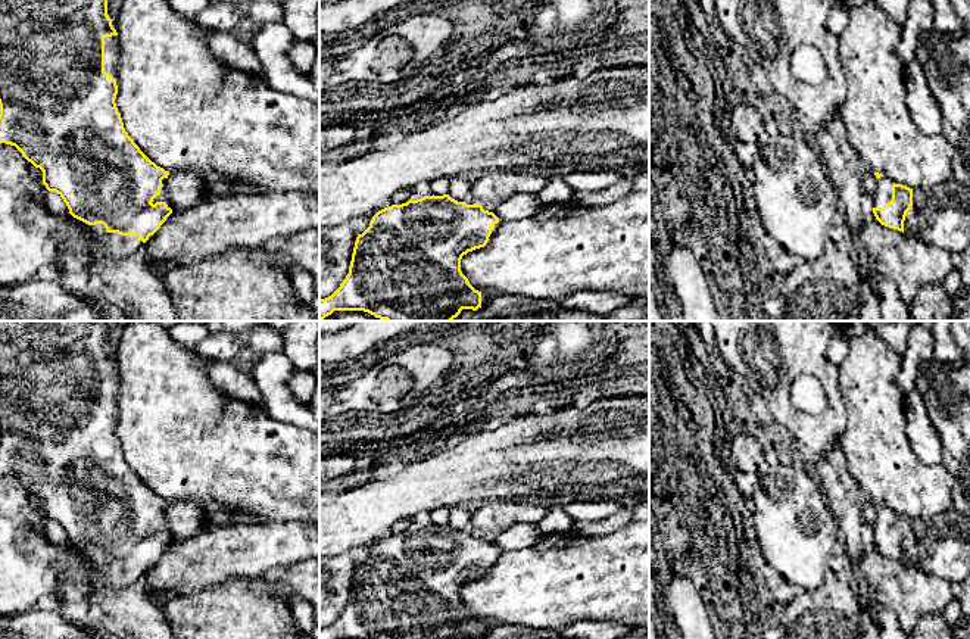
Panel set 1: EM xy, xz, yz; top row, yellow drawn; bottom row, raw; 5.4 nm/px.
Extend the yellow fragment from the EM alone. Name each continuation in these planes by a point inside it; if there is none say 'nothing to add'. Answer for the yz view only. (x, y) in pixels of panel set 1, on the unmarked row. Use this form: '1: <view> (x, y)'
1: yz (941, 545)

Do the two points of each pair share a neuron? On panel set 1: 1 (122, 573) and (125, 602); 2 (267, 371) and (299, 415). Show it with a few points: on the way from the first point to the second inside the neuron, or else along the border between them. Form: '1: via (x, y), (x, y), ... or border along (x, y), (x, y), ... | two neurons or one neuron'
1: border along (93, 570), (96, 576), (114, 588), (130, 586) | two neurons
2: via (273, 383), (277, 395), (287, 405) | one neuron

